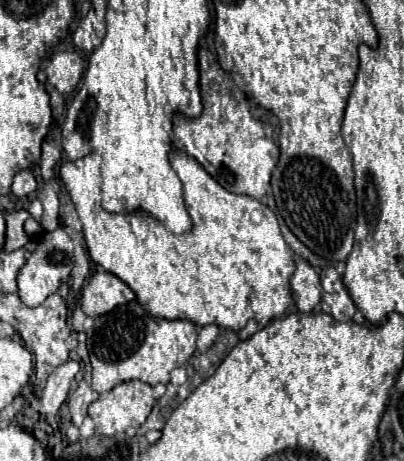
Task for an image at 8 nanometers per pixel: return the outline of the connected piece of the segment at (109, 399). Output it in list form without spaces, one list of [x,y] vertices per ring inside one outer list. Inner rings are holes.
[[[125,381],[89,405],[89,417],[95,421],[95,431],[103,437],[113,437],[129,427],[145,423],[155,403],[153,387],[143,381]]]

